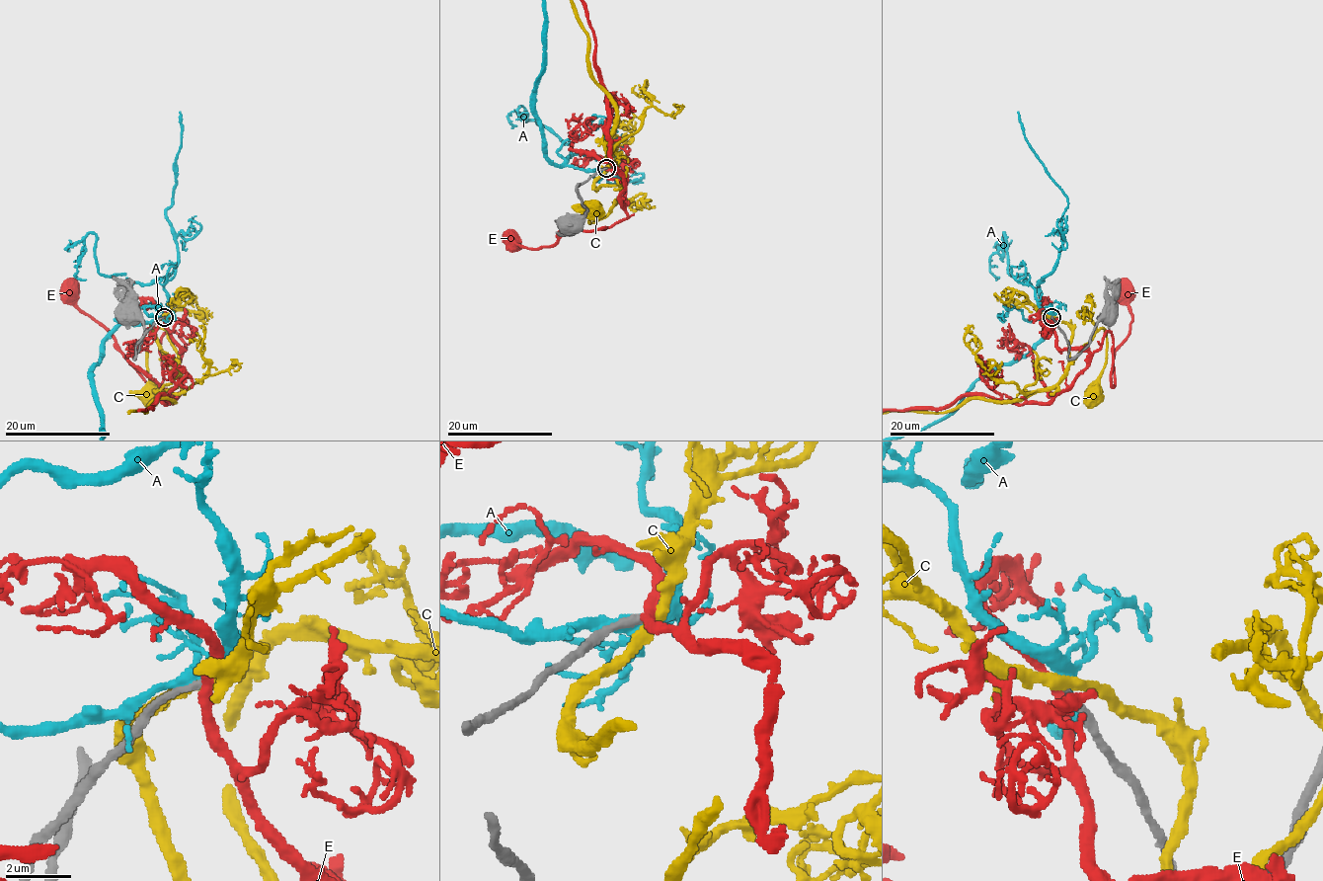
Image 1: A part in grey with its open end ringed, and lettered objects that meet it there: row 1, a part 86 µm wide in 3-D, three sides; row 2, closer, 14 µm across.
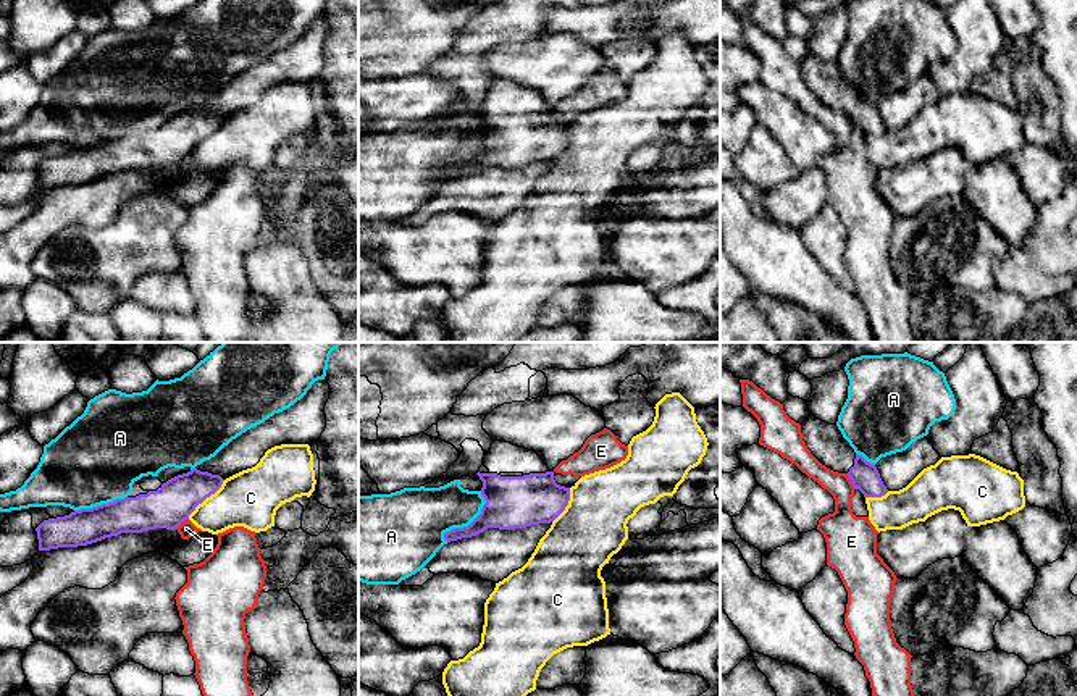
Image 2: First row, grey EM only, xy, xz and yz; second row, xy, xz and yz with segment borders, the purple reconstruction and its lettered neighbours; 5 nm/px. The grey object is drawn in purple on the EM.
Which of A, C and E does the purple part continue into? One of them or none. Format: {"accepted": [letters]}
{"accepted": []}

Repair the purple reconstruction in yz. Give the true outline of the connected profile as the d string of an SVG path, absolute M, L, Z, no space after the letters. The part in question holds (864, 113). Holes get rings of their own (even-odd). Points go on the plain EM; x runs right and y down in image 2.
M809 53L801 61L801 71L811 92L827 107L846 111L864 136L882 136L888 131L877 105L854 90L836 63Z

